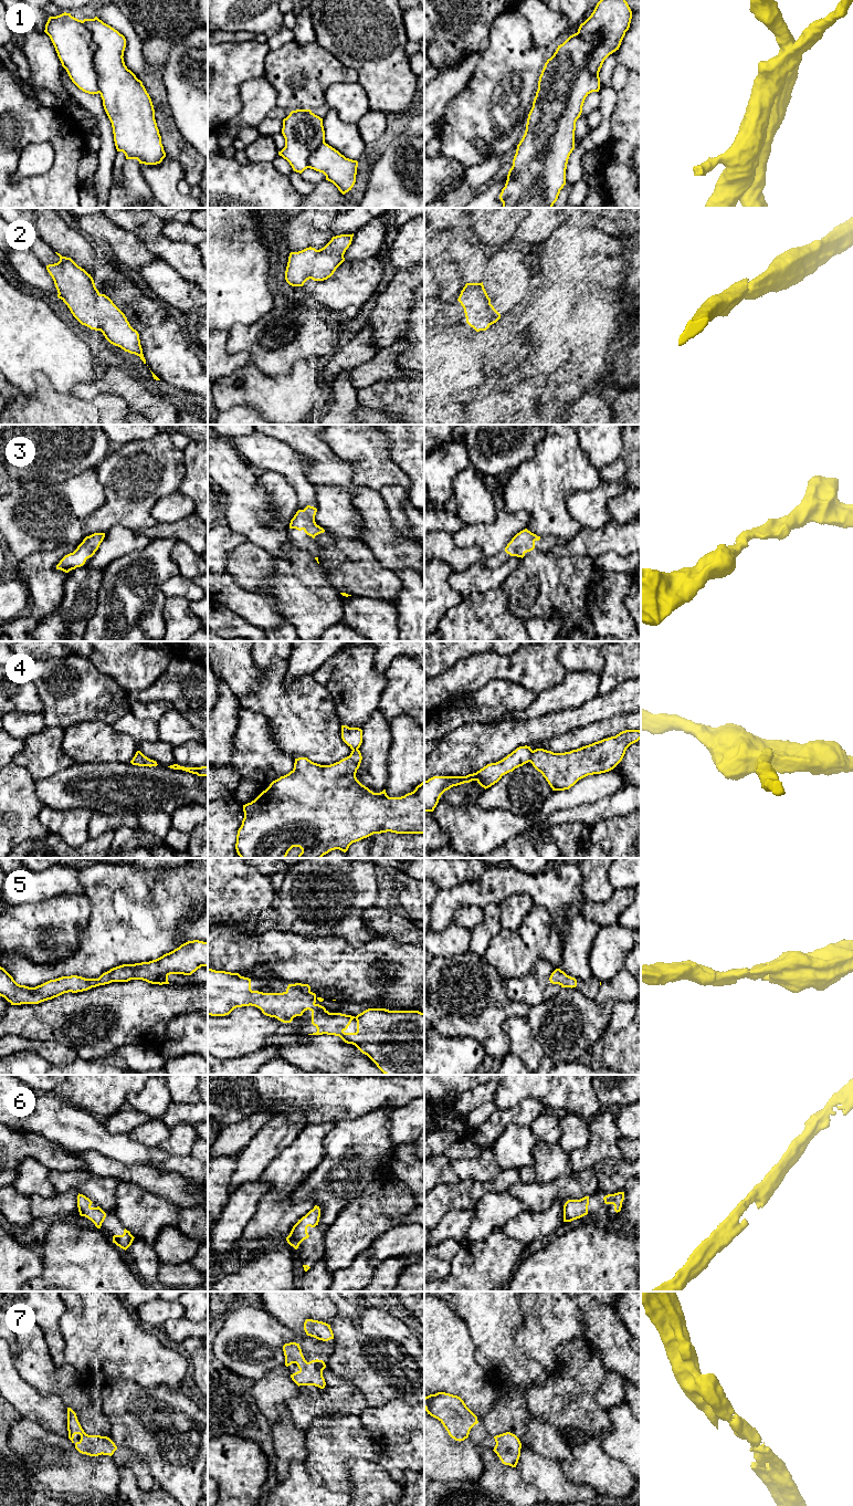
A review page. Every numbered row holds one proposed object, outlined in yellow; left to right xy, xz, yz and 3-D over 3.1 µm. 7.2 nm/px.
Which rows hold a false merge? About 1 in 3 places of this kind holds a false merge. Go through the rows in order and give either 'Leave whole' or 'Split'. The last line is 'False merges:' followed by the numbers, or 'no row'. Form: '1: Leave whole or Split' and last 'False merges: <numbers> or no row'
1: Split
2: Leave whole
3: Leave whole
4: Split
5: Leave whole
6: Leave whole
7: Leave whole
False merges: 1, 4

